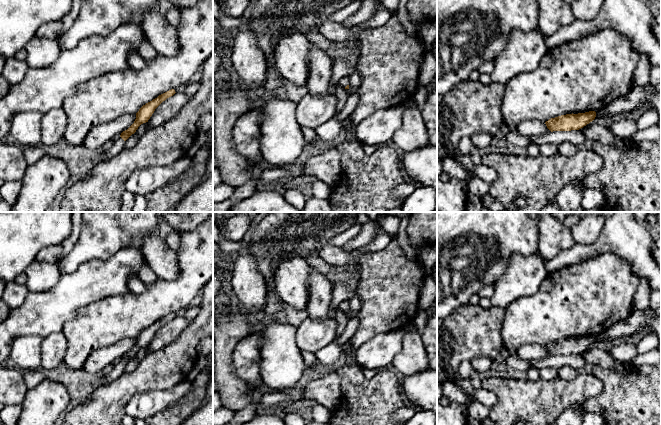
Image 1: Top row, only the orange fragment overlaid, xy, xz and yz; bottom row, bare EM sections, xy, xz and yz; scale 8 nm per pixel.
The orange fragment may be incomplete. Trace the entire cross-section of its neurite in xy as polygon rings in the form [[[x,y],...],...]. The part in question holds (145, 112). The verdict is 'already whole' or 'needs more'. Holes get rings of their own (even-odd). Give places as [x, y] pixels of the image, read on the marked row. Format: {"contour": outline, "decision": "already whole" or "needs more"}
{"contour": [[[171,89],[157,98],[153,99],[152,101],[143,105],[139,111],[136,113],[136,119],[134,123],[125,131],[121,133],[121,135],[117,138],[114,144],[103,154],[101,161],[108,160],[114,156],[116,156],[120,151],[125,148],[125,141],[136,132],[138,127],[148,122],[152,114],[154,113],[155,109],[167,98],[173,96],[175,94],[175,90]]], "decision": "needs more"}

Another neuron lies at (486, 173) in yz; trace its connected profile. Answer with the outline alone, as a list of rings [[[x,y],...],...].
[[[481,164],[474,166],[472,176],[482,179],[488,184],[491,184],[496,180],[497,175],[493,168]]]

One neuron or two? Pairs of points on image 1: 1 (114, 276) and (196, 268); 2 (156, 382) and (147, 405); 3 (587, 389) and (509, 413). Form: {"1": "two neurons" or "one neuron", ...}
{"1": "two neurons", "2": "two neurons", "3": "one neuron"}

